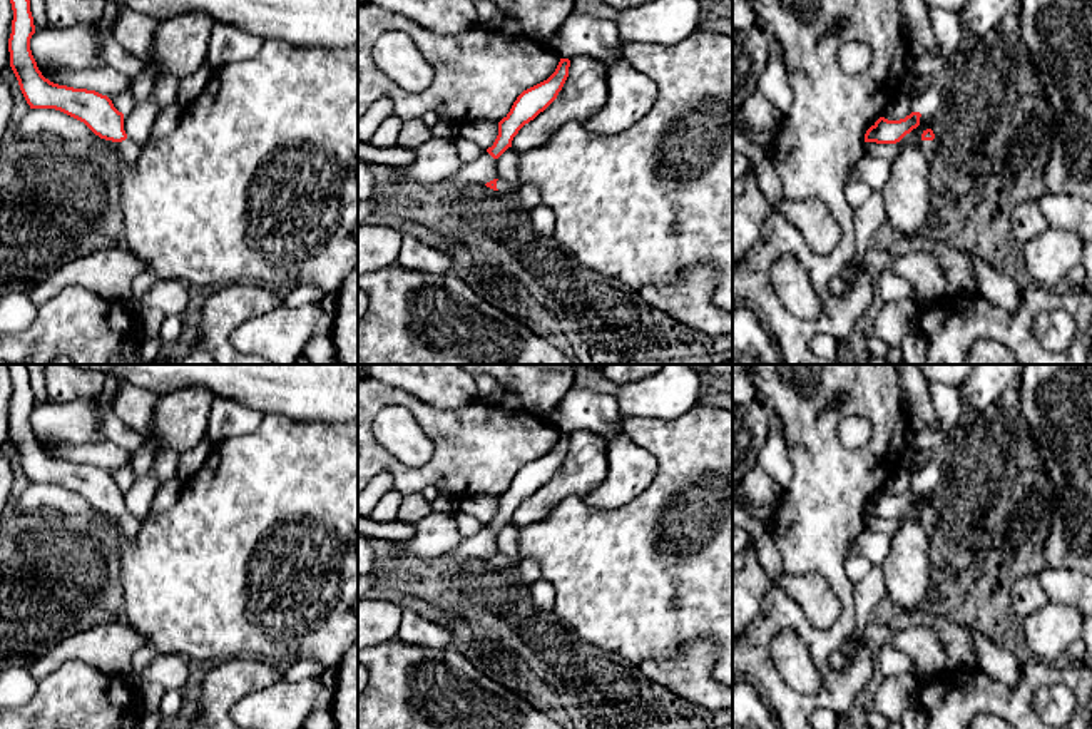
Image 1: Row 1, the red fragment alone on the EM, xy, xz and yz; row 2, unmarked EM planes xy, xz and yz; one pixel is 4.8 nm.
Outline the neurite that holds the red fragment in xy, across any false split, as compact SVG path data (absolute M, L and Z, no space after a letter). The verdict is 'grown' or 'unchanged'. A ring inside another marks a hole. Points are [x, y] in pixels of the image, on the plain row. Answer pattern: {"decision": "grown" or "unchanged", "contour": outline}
{"decision": "grown", "contour": "M7 364L13 385L8 413L10 441L30 483L55 483L84 497L95 510L120 518L120 532L135 537L140 520L124 505L124 488L107 470L50 456L42 450L30 425L35 408L27 364Z"}

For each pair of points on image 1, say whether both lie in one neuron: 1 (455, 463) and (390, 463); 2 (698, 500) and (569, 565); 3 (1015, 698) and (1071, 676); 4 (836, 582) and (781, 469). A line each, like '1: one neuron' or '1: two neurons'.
1: one neuron
2: one neuron
3: one neuron
4: two neurons

